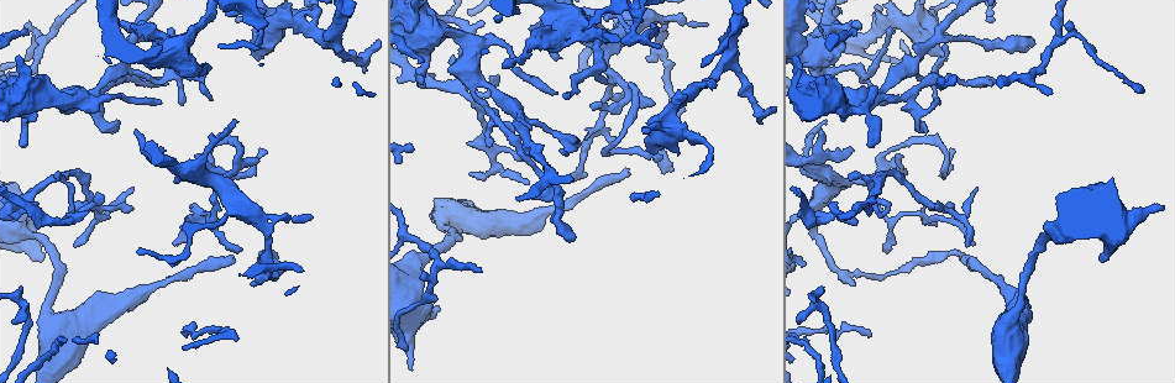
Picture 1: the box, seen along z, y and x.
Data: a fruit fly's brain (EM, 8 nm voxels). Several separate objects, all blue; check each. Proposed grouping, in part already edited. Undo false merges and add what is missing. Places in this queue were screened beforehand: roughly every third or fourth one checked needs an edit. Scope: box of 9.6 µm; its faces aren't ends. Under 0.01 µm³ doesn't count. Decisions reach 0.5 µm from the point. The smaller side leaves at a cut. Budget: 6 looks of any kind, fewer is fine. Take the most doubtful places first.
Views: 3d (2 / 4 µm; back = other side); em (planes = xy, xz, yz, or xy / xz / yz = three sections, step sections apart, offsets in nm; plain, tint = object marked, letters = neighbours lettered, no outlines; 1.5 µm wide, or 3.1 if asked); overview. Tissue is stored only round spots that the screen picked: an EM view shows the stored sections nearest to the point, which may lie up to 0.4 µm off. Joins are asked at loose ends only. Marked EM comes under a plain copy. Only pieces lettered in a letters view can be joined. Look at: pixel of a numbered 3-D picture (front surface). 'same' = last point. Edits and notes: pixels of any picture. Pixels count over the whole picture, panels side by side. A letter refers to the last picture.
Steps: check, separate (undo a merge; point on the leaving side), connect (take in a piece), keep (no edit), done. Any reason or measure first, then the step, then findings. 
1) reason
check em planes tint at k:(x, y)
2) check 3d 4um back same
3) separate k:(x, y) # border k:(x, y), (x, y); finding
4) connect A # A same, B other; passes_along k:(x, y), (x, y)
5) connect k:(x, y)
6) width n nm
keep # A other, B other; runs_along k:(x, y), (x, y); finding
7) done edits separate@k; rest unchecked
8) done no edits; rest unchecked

stops while still wide
check 3d 4um at 1:(1101, 262)

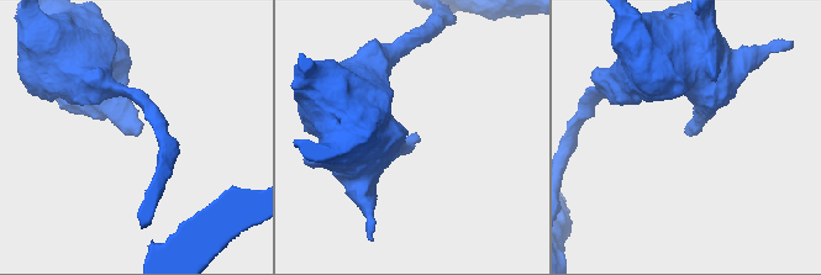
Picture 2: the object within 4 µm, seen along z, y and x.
need the tissue
check em planes letters at 2:(409, 138)

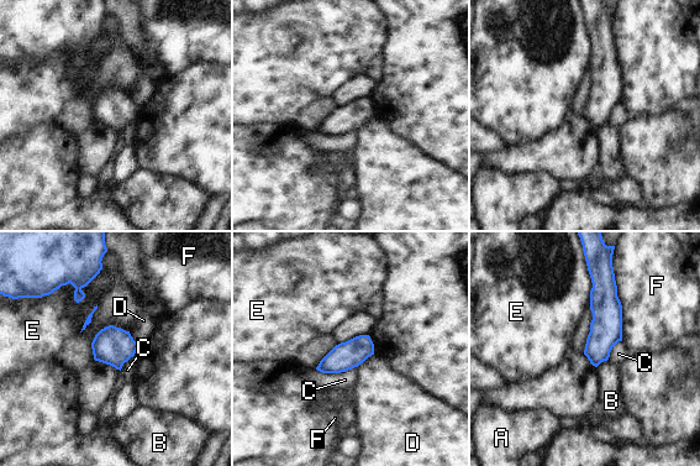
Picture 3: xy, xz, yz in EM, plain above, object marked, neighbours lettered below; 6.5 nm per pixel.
keep # A other, B other, C other, D other, E other, F other; runs_along 3:(595, 278), (601, 286), (595, 362); none of them fits

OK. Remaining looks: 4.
an open end
check em planes letters at 1:(505, 67)

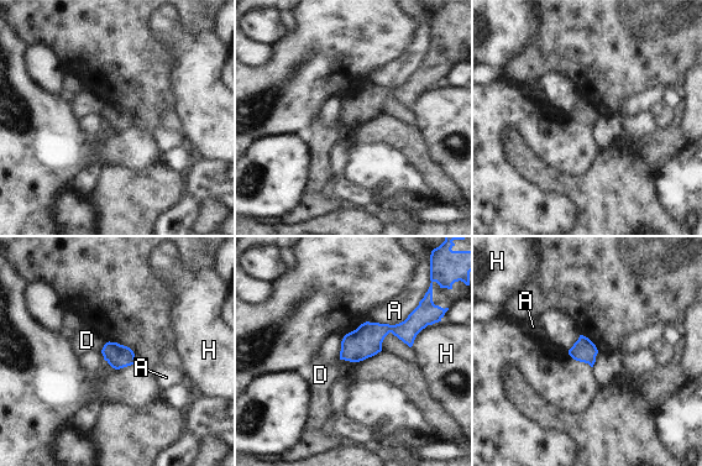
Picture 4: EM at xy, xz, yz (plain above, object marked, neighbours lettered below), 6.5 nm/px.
keep # A other, D other, H other; runs_along 4:(417, 317), (342, 356); no lettered piece goes on from it

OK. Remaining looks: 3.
an open end
check em planes letters at 1:(653, 155)

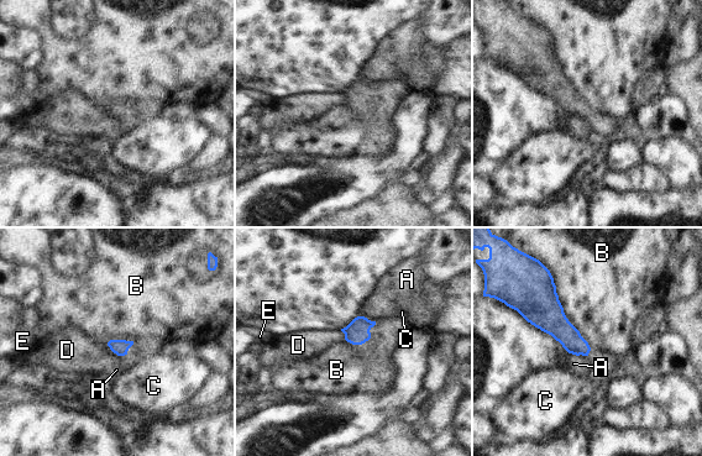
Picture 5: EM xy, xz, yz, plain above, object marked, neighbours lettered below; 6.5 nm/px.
keep # A other, B other, C other, D other, E other; border 5:(549, 271), (565, 316), (591, 347); none of them fits

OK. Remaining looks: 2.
done no edits; rest unchecked

